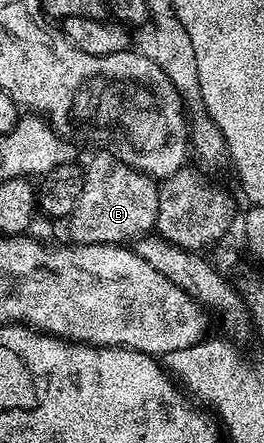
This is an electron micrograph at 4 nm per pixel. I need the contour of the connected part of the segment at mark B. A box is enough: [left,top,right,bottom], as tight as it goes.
[68,152,159,245]

